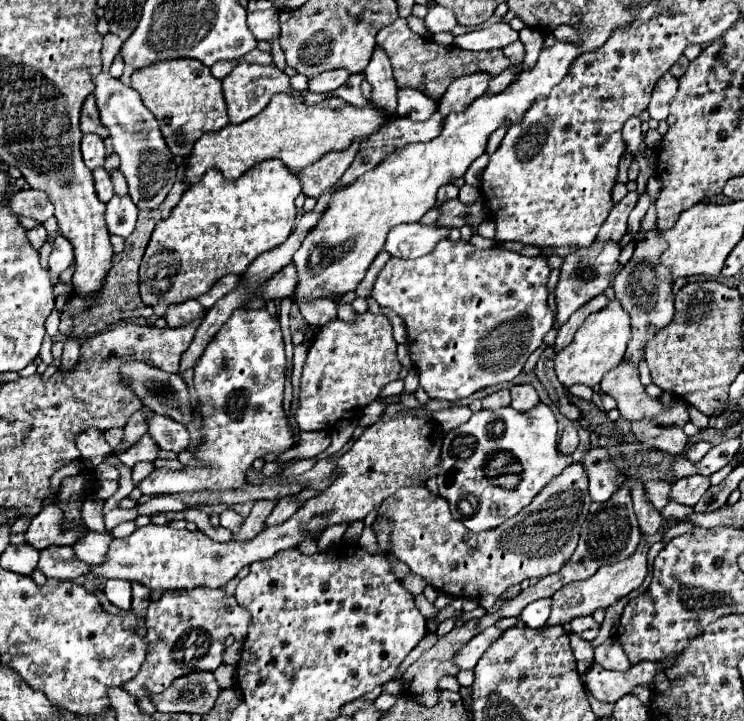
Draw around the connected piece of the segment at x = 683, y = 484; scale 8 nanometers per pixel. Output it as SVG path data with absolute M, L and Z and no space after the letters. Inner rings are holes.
M701 475L681 478L672 485L672 499L682 505L696 505L710 487L710 479Z

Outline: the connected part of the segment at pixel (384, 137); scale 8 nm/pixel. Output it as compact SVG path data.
M440 111L432 113L432 117L428 121L412 121L410 117L392 117L388 123L384 123L384 127L376 135L372 135L372 139L366 139L362 143L360 151L356 153L354 163L348 167L346 175L342 177L340 185L336 185L336 187L342 187L342 185L350 183L352 179L358 179L368 169L376 167L376 163L380 163L380 159L384 159L384 155L388 155L390 151L394 151L402 145L434 139L440 133L442 119L444 119L444 115Z

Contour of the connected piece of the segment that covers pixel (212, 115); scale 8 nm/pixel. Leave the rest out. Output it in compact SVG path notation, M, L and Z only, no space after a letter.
M170 59L146 65L132 73L132 87L142 95L146 109L156 117L172 155L188 157L196 139L228 125L220 81L196 59Z

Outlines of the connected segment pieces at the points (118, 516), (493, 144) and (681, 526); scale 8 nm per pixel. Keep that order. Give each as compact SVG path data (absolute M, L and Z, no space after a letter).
M112 509L110 513L106 513L104 517L104 525L106 525L106 531L112 531L116 525L128 521L128 519L136 519L138 517L138 511L136 509Z
M498 127L498 129L490 135L490 139L488 139L488 147L486 147L486 153L494 153L494 151L500 147L502 137L506 135L506 129L508 129L508 127Z
M678 521L676 523L676 527L672 527L664 537L662 537L662 541L670 541L670 539L674 539L674 537L678 537L678 535L684 535L684 533L690 533L690 531L694 531L696 529L696 525L692 523L692 521Z

